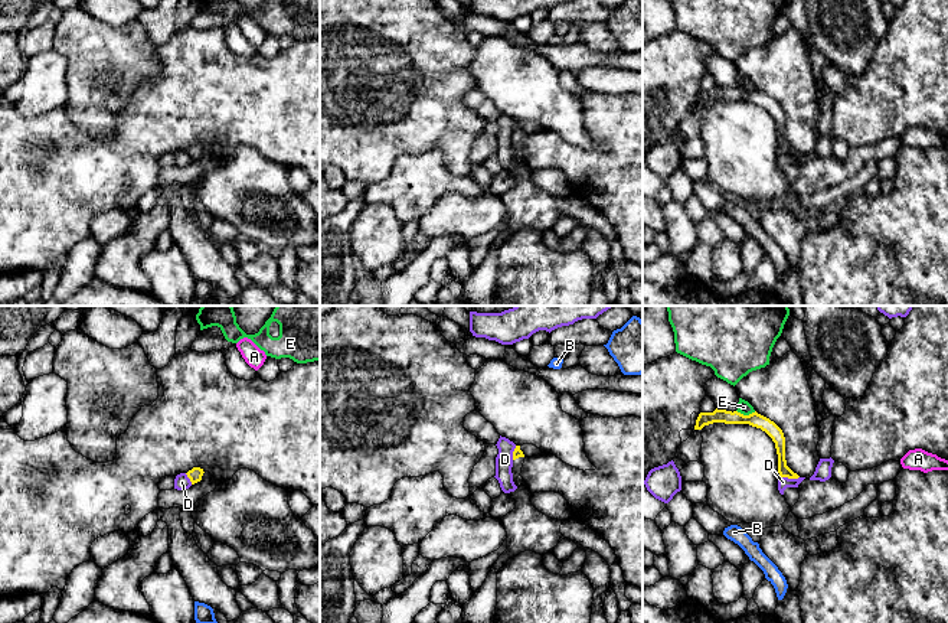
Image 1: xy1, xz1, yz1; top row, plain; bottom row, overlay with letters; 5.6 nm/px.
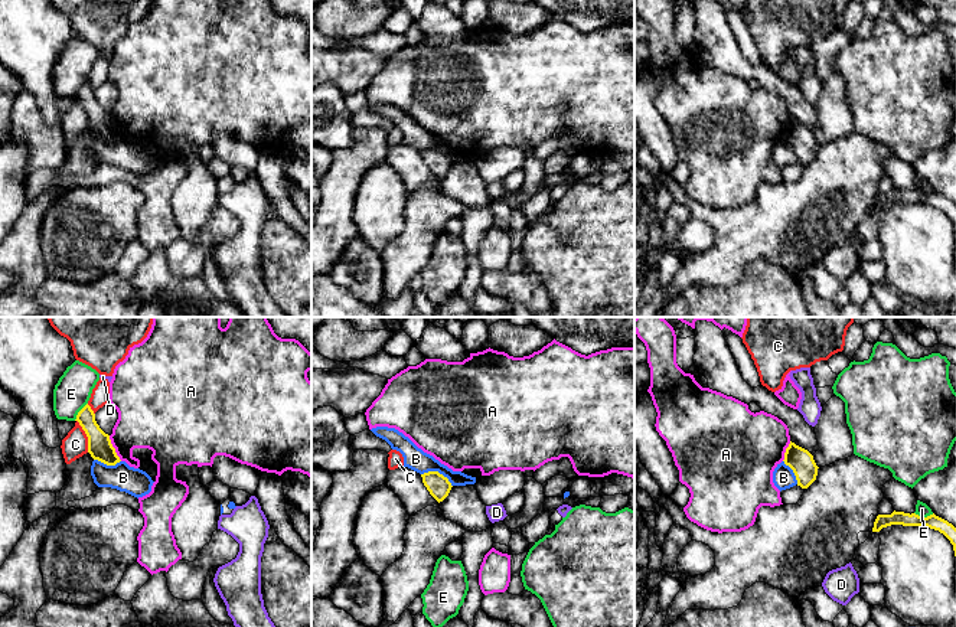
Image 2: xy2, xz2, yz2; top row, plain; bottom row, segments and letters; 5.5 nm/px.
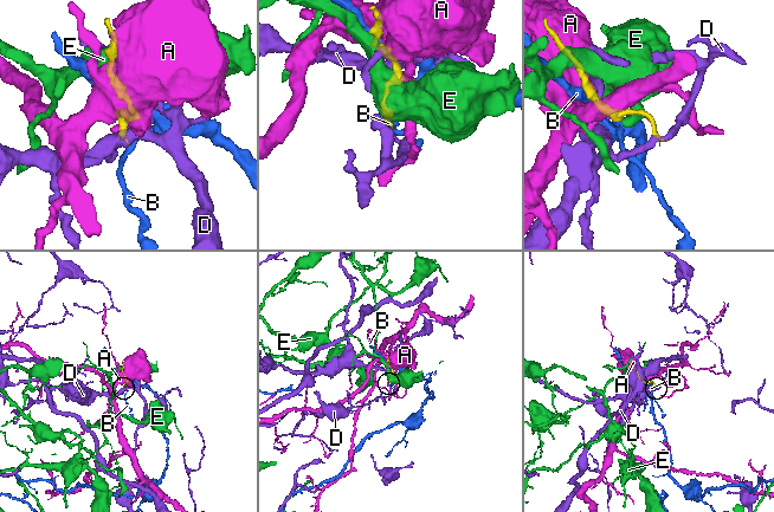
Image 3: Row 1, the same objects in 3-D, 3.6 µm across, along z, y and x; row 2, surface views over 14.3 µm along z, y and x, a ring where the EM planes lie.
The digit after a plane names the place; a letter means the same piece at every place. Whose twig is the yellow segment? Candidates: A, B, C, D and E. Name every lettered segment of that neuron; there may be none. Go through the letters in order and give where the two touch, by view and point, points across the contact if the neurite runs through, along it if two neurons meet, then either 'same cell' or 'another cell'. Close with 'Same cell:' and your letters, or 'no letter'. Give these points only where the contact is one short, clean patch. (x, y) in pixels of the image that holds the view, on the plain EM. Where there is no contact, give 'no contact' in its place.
A: meets yellow in xy2 at (114, 126); border along xy2 (108, 113), (116, 131), (121, 137); another cell
B: meets yellow in xz2 at (437, 149); border along xz2 (421, 150), (439, 149), (452, 163); another cell
C: meets yellow in xy2 at (87, 113); another cell
D: meets yellow in yz1 at (790, 155); border along yz1 (780, 152), (798, 155); another cell
E: meets yellow in yz1 at (747, 93); another cell
Same cell: no letter

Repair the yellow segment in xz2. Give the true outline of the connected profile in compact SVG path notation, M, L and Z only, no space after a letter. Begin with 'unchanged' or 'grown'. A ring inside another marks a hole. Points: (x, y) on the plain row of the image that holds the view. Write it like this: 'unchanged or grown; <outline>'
unchanged; M428 148L421 151L421 154L424 163L438 180L448 173L453 164L448 156L440 151L438 148Z

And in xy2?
unchanged; M87 81L76 92L76 97L88 114L88 130L94 137L107 143L120 140L120 134L111 121L110 112L105 111L95 98L95 91Z

